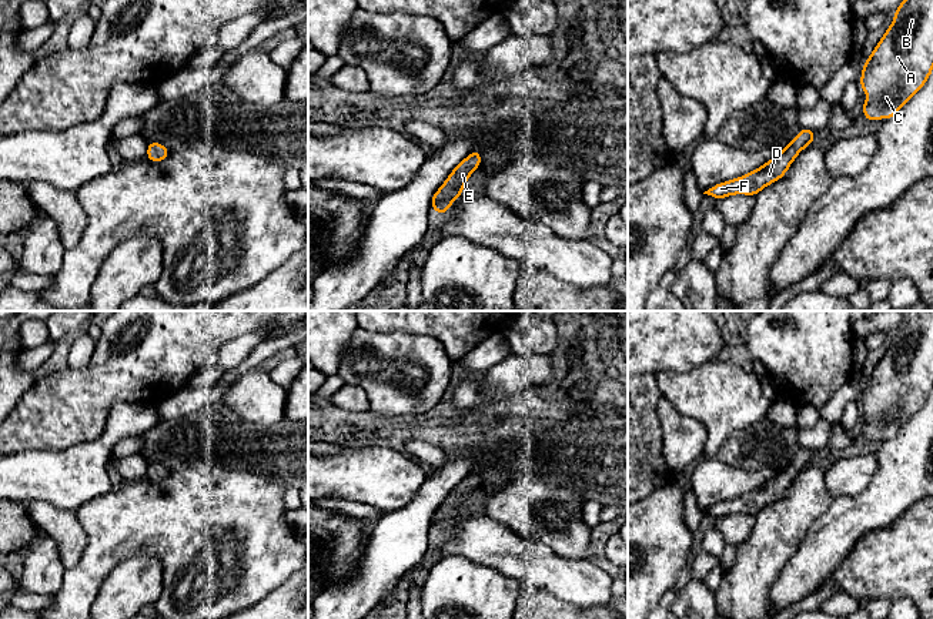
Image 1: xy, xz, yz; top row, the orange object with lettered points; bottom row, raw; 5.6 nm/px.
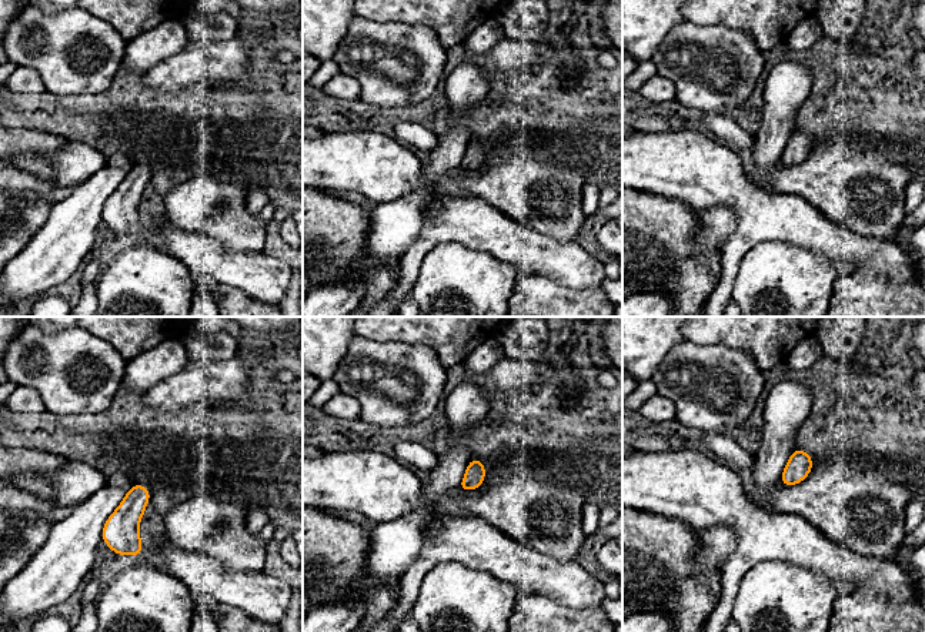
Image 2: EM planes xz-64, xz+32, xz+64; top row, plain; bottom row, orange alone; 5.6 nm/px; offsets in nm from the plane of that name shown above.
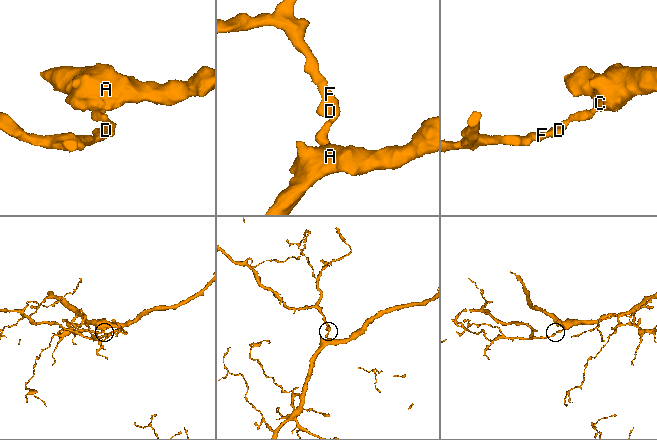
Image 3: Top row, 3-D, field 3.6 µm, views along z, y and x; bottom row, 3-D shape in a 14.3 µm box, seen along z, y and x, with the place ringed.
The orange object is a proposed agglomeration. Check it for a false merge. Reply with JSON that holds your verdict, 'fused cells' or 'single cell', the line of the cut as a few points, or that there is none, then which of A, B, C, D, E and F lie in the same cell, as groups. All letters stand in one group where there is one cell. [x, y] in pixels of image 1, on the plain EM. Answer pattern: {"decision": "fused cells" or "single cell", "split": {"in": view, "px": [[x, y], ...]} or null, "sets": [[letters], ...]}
{"decision": "single cell", "split": null, "sets": [["A", "B", "C", "D", "E", "F"]]}

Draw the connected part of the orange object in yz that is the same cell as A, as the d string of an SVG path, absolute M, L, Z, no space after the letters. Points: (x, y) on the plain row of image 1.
M933 311L906 315L872 375L863 382L863 436L893 438L933 389Z

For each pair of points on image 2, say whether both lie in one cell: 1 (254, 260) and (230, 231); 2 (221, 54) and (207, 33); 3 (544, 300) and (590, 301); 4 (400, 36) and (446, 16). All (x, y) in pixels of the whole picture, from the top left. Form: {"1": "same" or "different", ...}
{"1": "different", "2": "different", "3": "same", "4": "different"}

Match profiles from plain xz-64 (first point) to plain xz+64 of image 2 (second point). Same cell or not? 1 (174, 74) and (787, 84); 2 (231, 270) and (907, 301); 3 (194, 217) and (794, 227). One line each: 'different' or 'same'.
1: different
2: different
3: different

